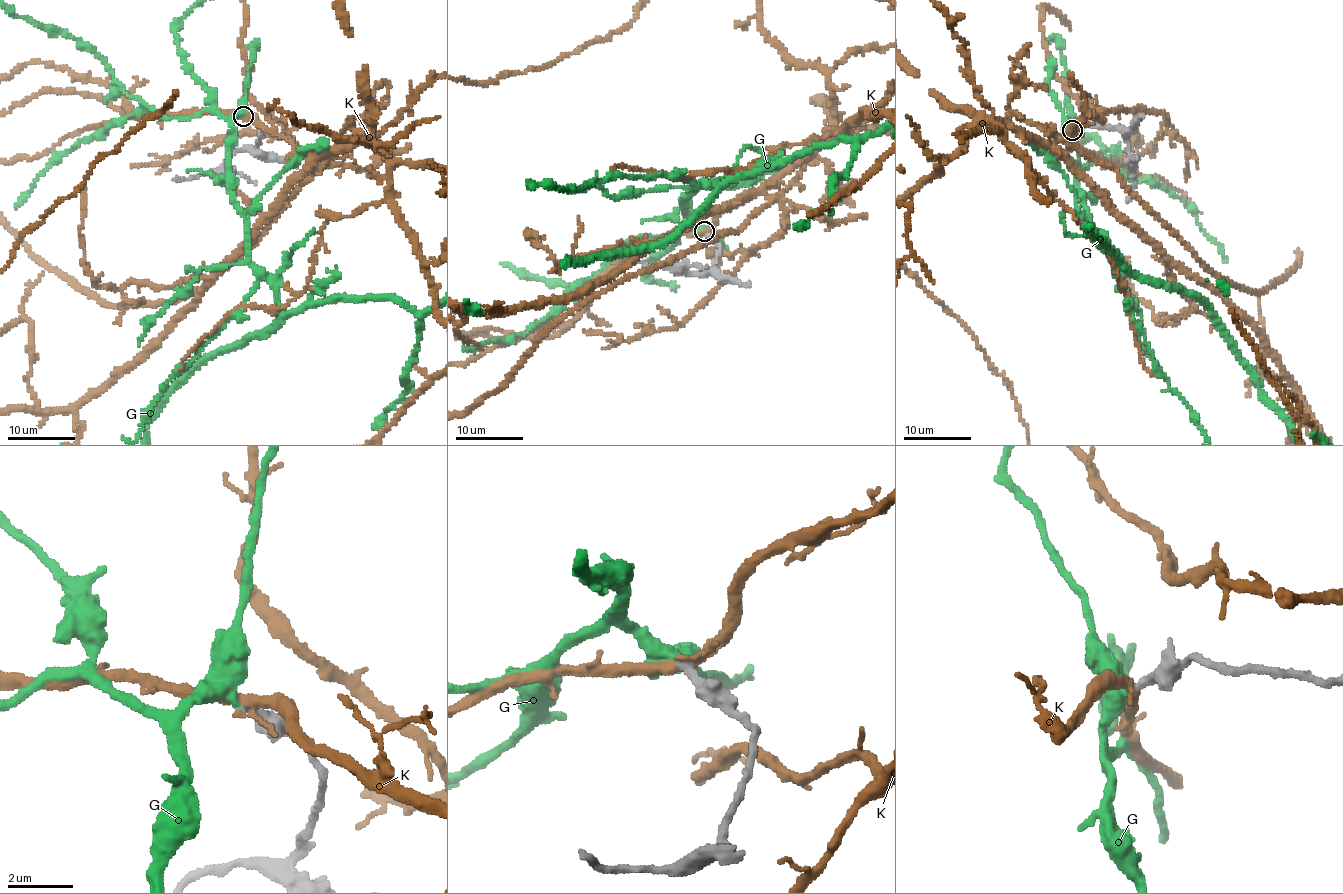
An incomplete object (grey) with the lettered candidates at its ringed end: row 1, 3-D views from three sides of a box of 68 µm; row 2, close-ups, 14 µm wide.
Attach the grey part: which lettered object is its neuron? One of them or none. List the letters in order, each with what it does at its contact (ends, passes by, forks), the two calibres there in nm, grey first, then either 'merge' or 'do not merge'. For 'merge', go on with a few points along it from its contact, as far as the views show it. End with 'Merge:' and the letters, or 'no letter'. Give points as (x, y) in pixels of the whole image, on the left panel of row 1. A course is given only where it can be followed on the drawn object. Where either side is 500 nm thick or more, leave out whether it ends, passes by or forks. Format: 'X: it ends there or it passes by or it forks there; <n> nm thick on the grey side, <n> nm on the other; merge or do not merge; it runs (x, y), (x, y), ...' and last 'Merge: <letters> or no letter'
G: it ends there; 260 nm thick on the grey side, 480 nm on the other; merge
K: it forks there; 260 nm thick on the grey side, 260 nm on the other; do not merge
Merge: G

